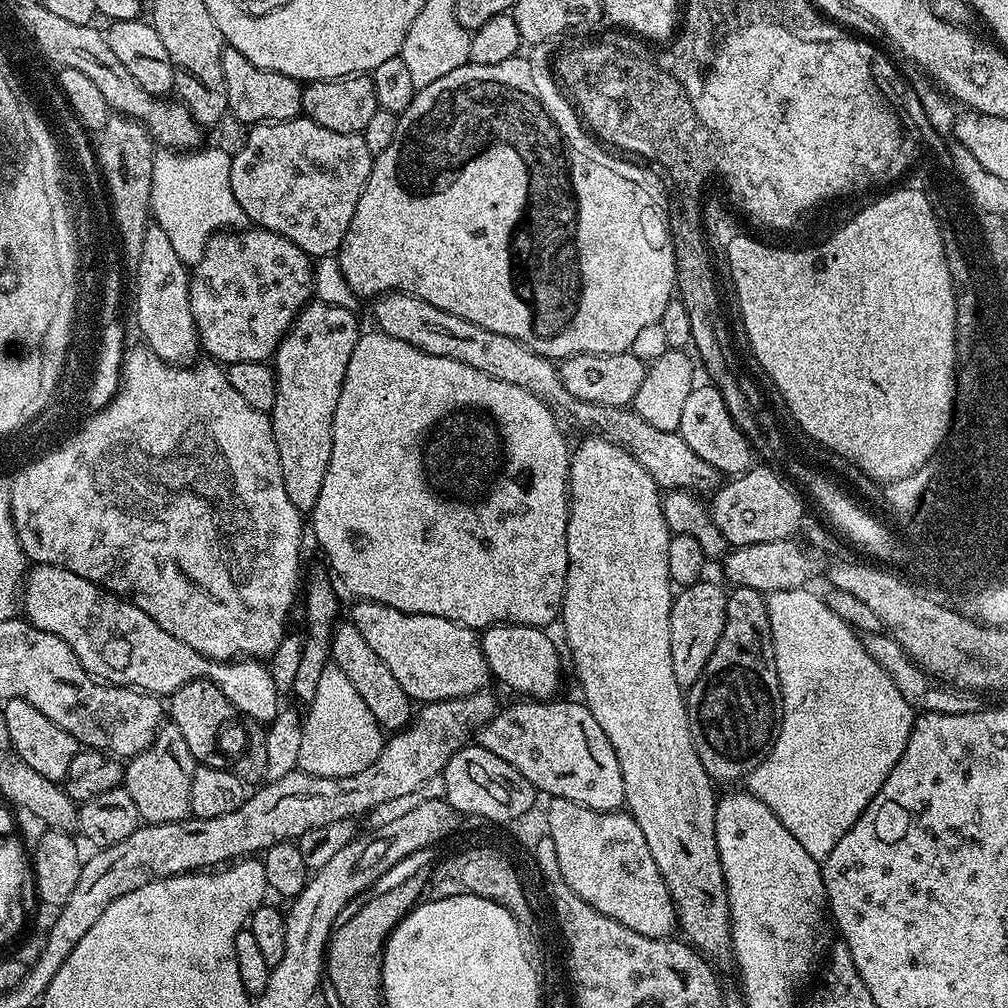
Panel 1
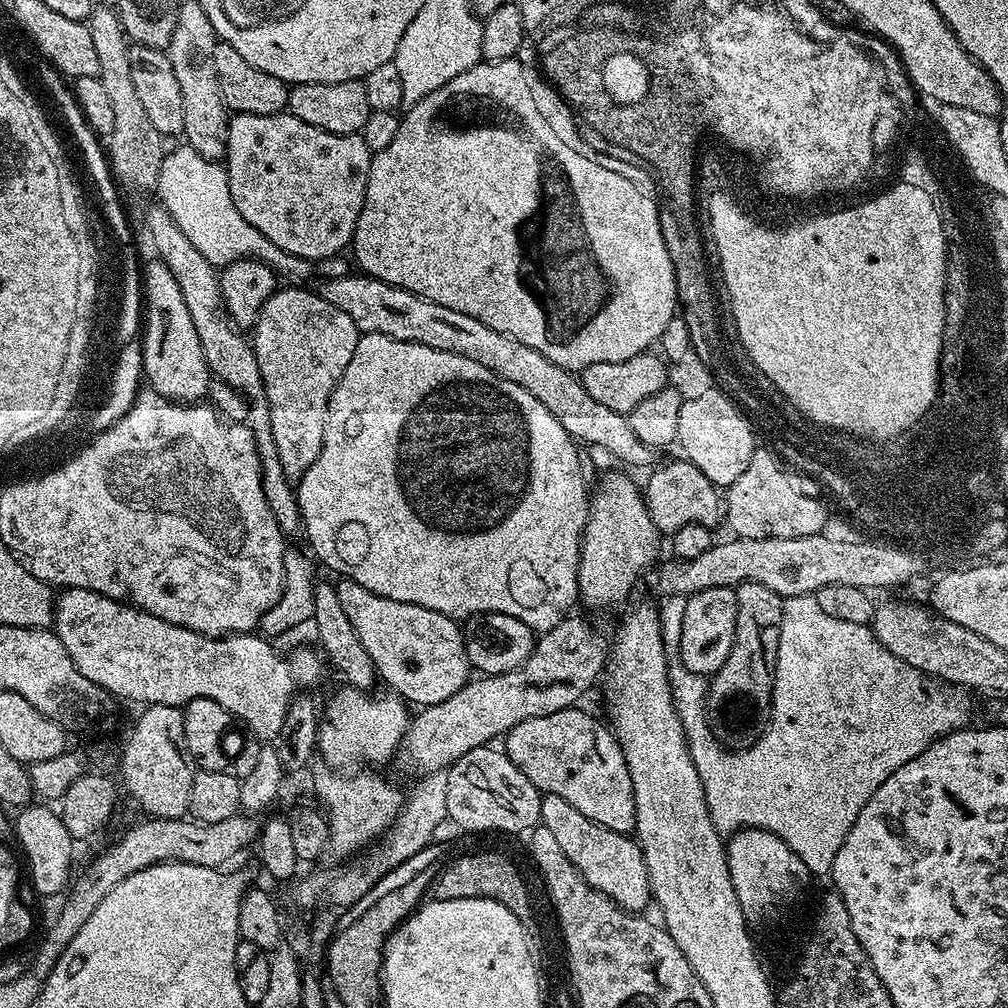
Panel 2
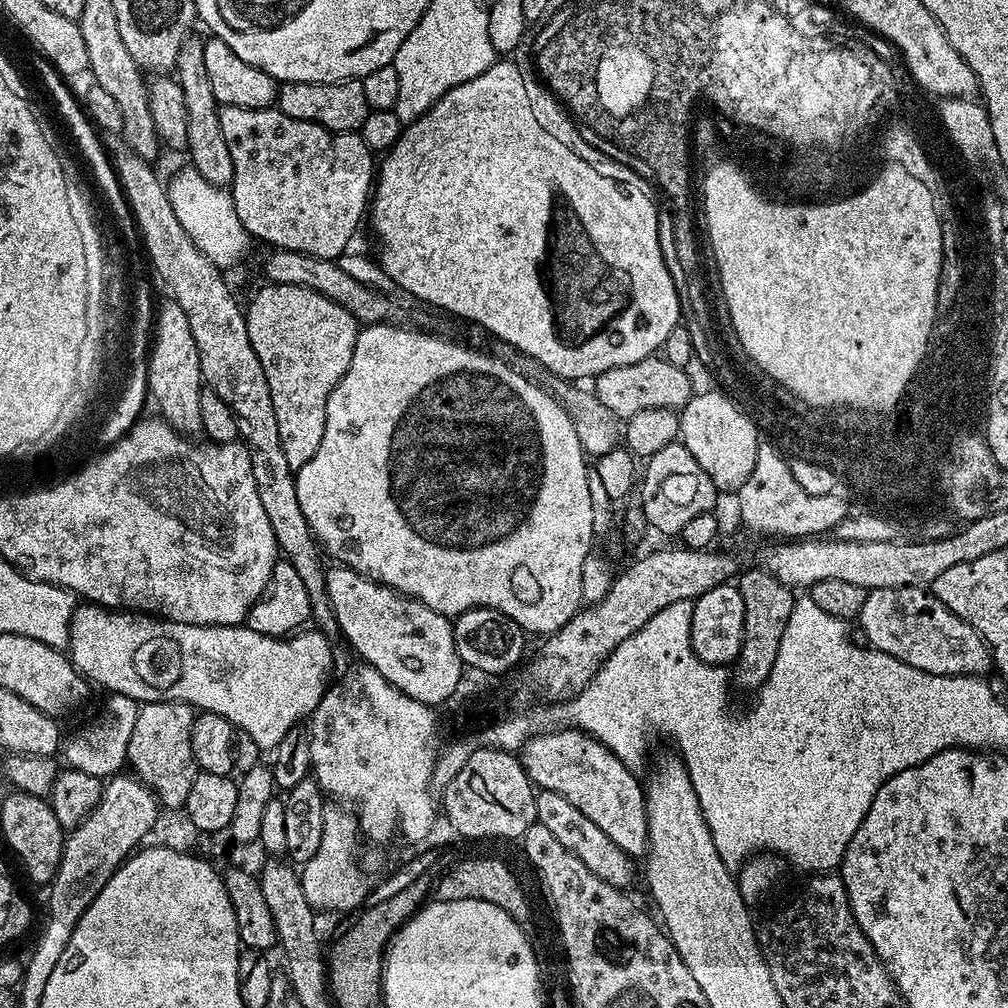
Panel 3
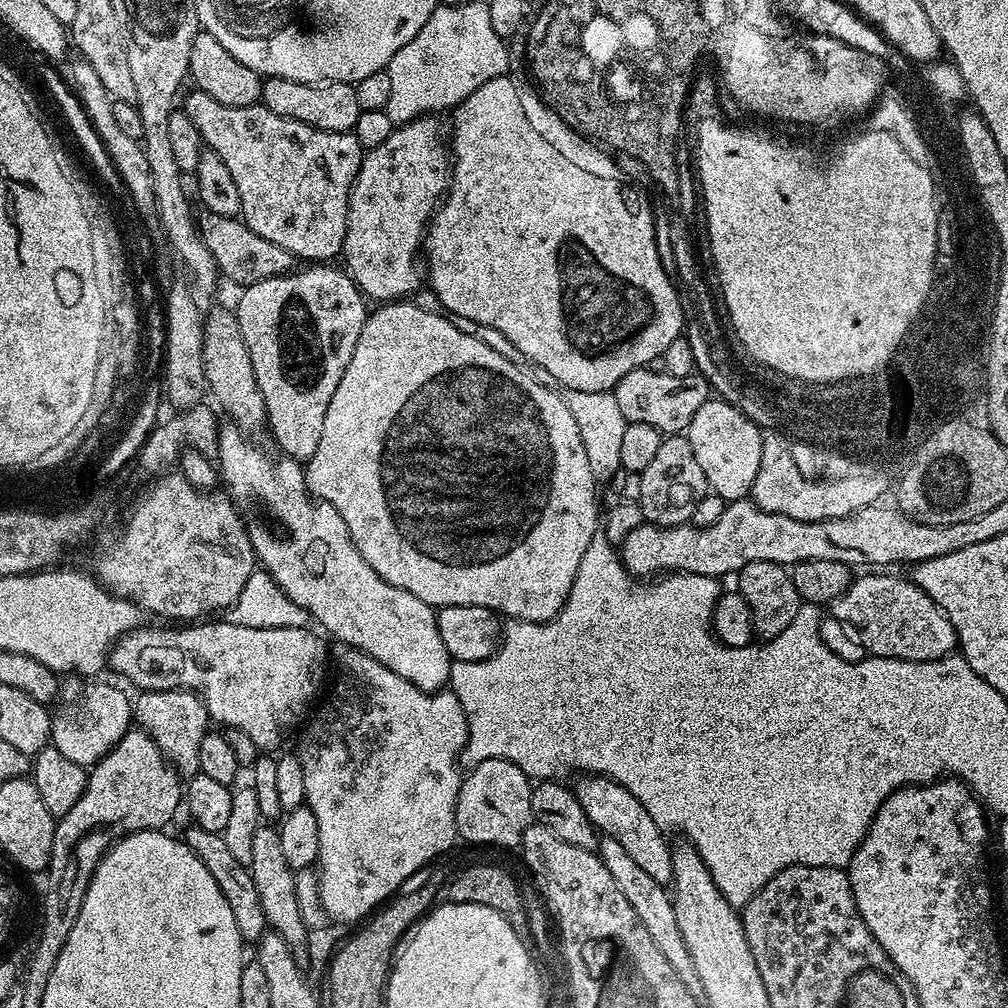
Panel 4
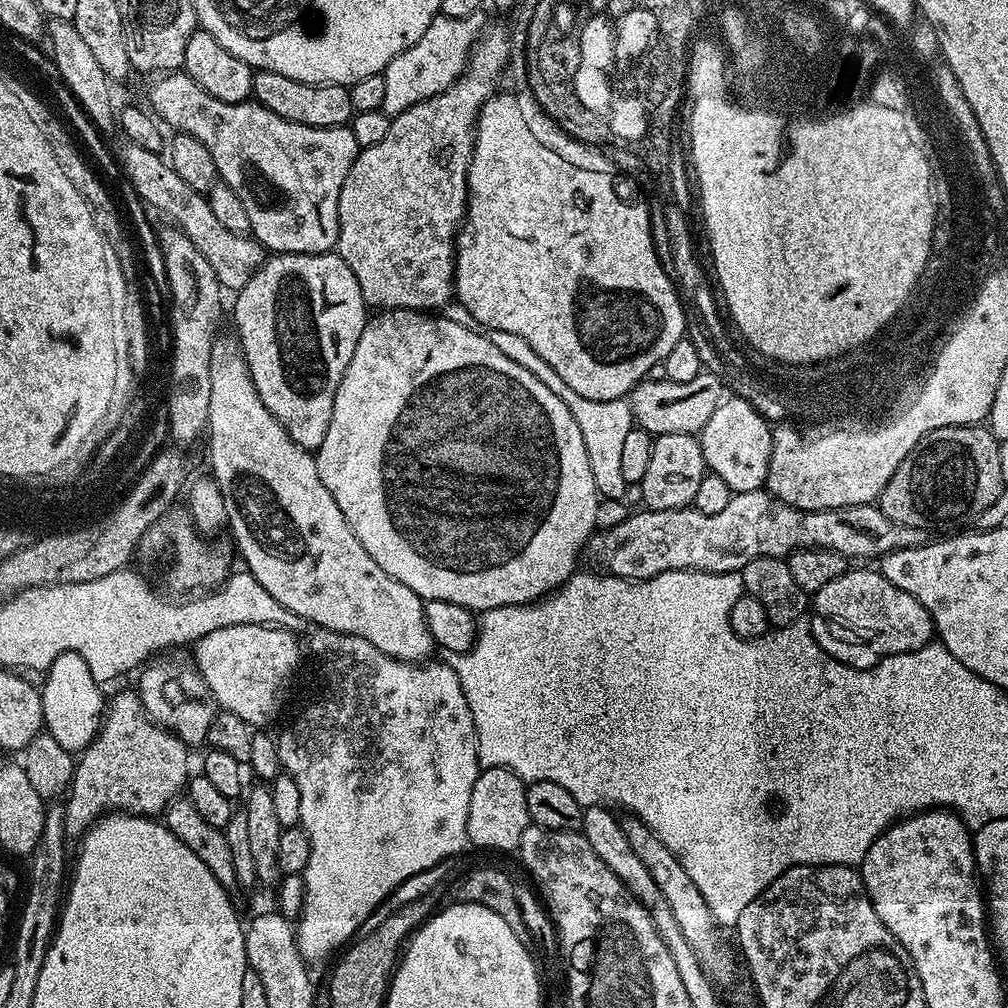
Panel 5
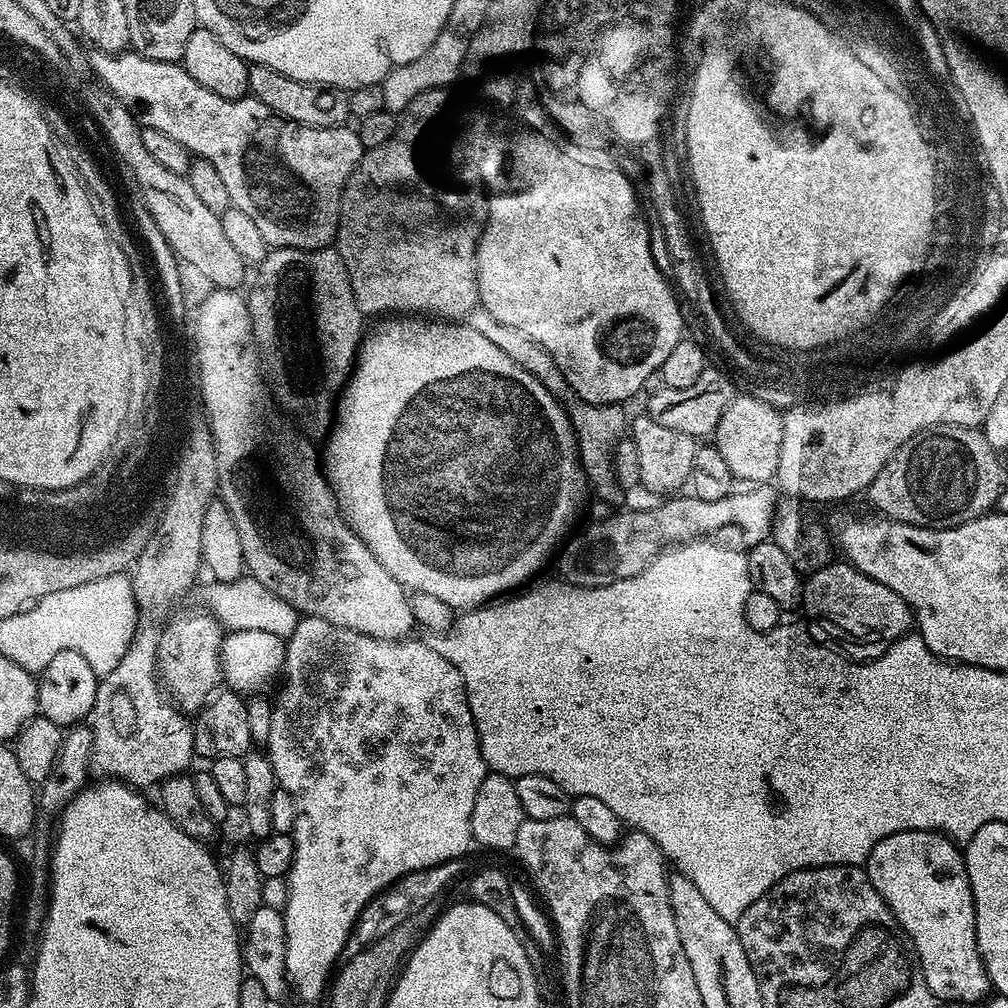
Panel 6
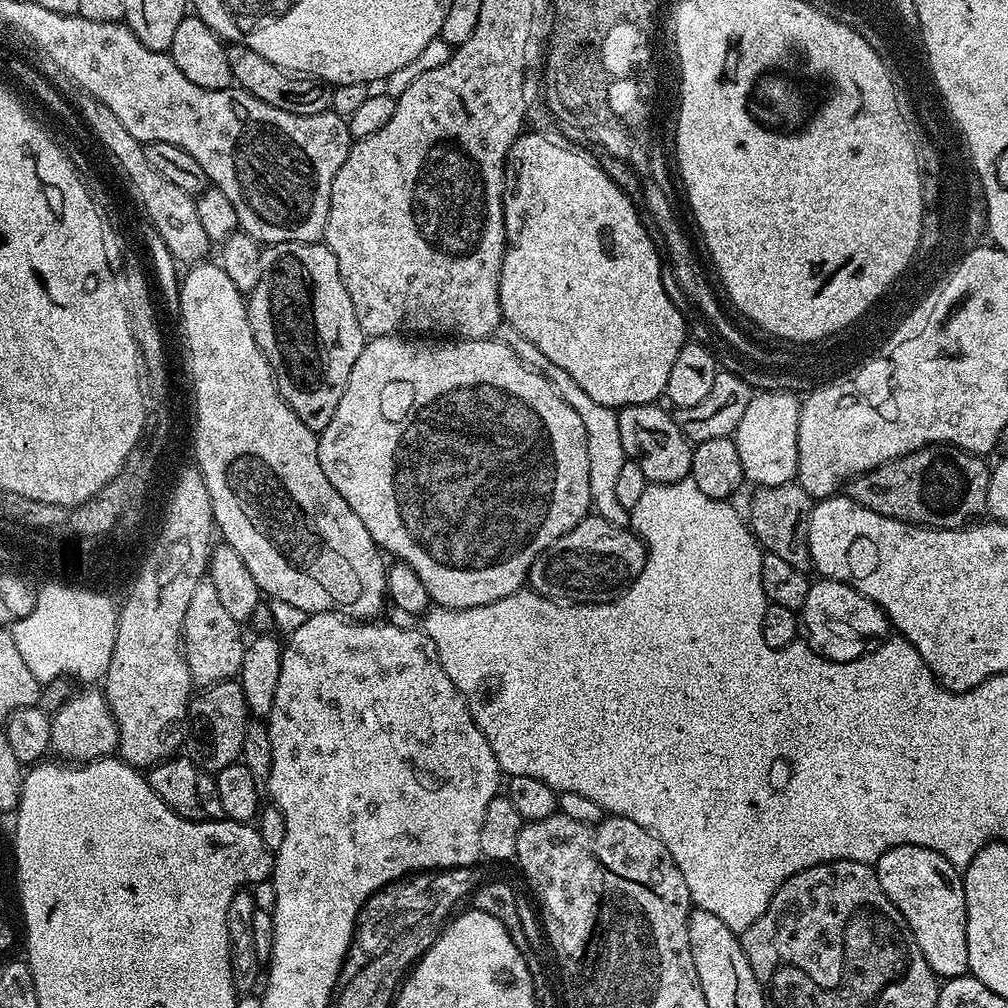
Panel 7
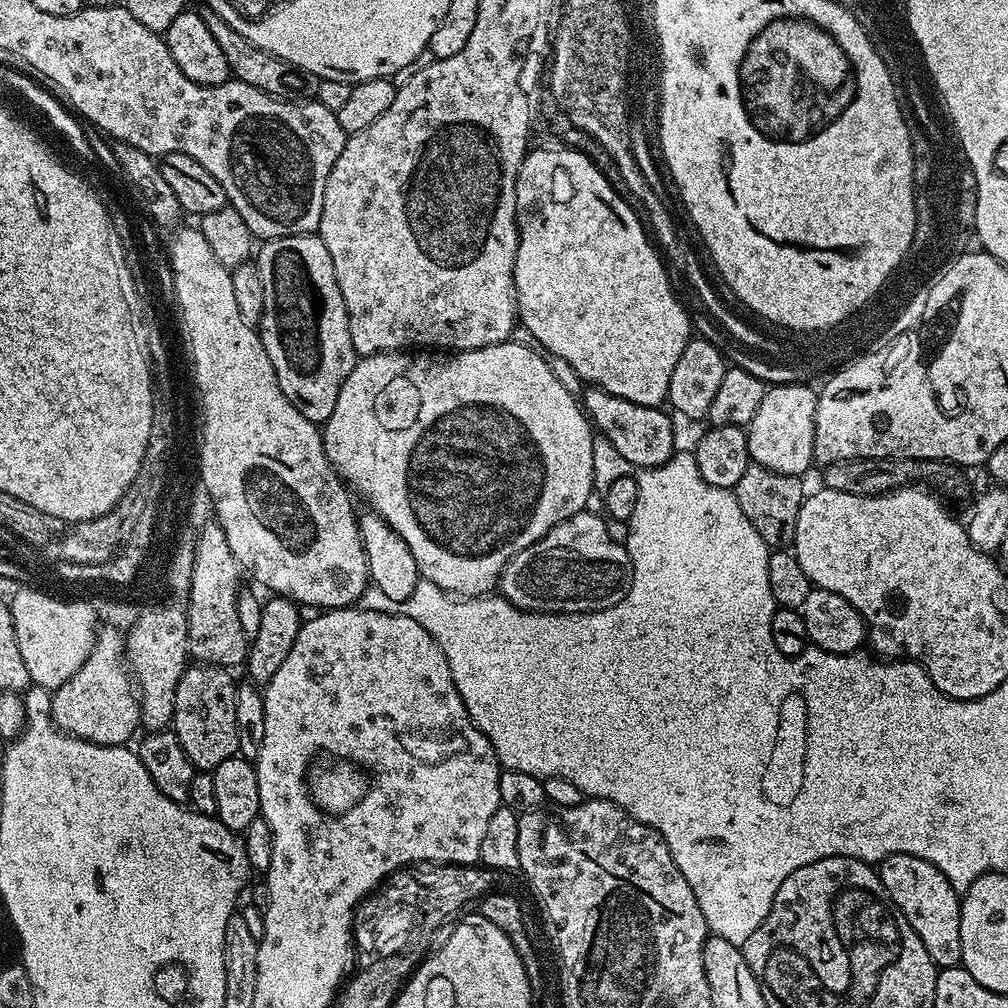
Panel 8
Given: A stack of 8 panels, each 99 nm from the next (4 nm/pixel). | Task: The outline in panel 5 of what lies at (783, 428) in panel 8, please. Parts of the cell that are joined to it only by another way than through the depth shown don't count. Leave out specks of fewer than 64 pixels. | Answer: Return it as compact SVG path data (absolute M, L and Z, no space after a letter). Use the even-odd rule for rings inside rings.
M733 395L720 401L718 410L710 414L710 422L698 433L701 452L708 472L718 474L733 494L759 492L768 483L768 467L772 453L772 428L758 410Z

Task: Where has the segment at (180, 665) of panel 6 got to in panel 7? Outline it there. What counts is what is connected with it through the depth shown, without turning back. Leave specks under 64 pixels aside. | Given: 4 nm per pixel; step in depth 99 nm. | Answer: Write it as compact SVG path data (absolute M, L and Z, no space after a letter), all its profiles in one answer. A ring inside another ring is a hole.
M205 578L194 586L190 606L186 606L186 618L182 629L184 661L192 675L193 685L207 686L220 680L239 677L246 640L240 637L241 625L230 618L228 611L221 605L221 599L212 581Z

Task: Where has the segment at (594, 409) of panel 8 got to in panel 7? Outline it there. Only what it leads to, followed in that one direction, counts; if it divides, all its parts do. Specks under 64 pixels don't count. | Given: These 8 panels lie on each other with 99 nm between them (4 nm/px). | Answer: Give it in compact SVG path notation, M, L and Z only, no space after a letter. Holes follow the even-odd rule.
M632 404L619 409L619 437L625 455L636 459L649 483L673 484L691 475L693 447L675 417L660 407L658 404Z

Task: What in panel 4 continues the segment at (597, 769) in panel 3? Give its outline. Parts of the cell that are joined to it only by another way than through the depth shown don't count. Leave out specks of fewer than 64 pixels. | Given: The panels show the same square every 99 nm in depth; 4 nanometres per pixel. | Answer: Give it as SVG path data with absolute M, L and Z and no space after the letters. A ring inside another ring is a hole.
M584 774L579 779L580 781L574 784L576 797L597 833L622 842L626 854L630 854L630 858L634 858L634 862L638 862L638 866L642 866L642 870L646 870L646 874L650 874L654 882L671 885L673 845L668 844L664 837L667 835L656 825L654 818L650 818L646 806L642 806L642 802L638 802L638 798L630 794L630 790L626 790L609 776Z

